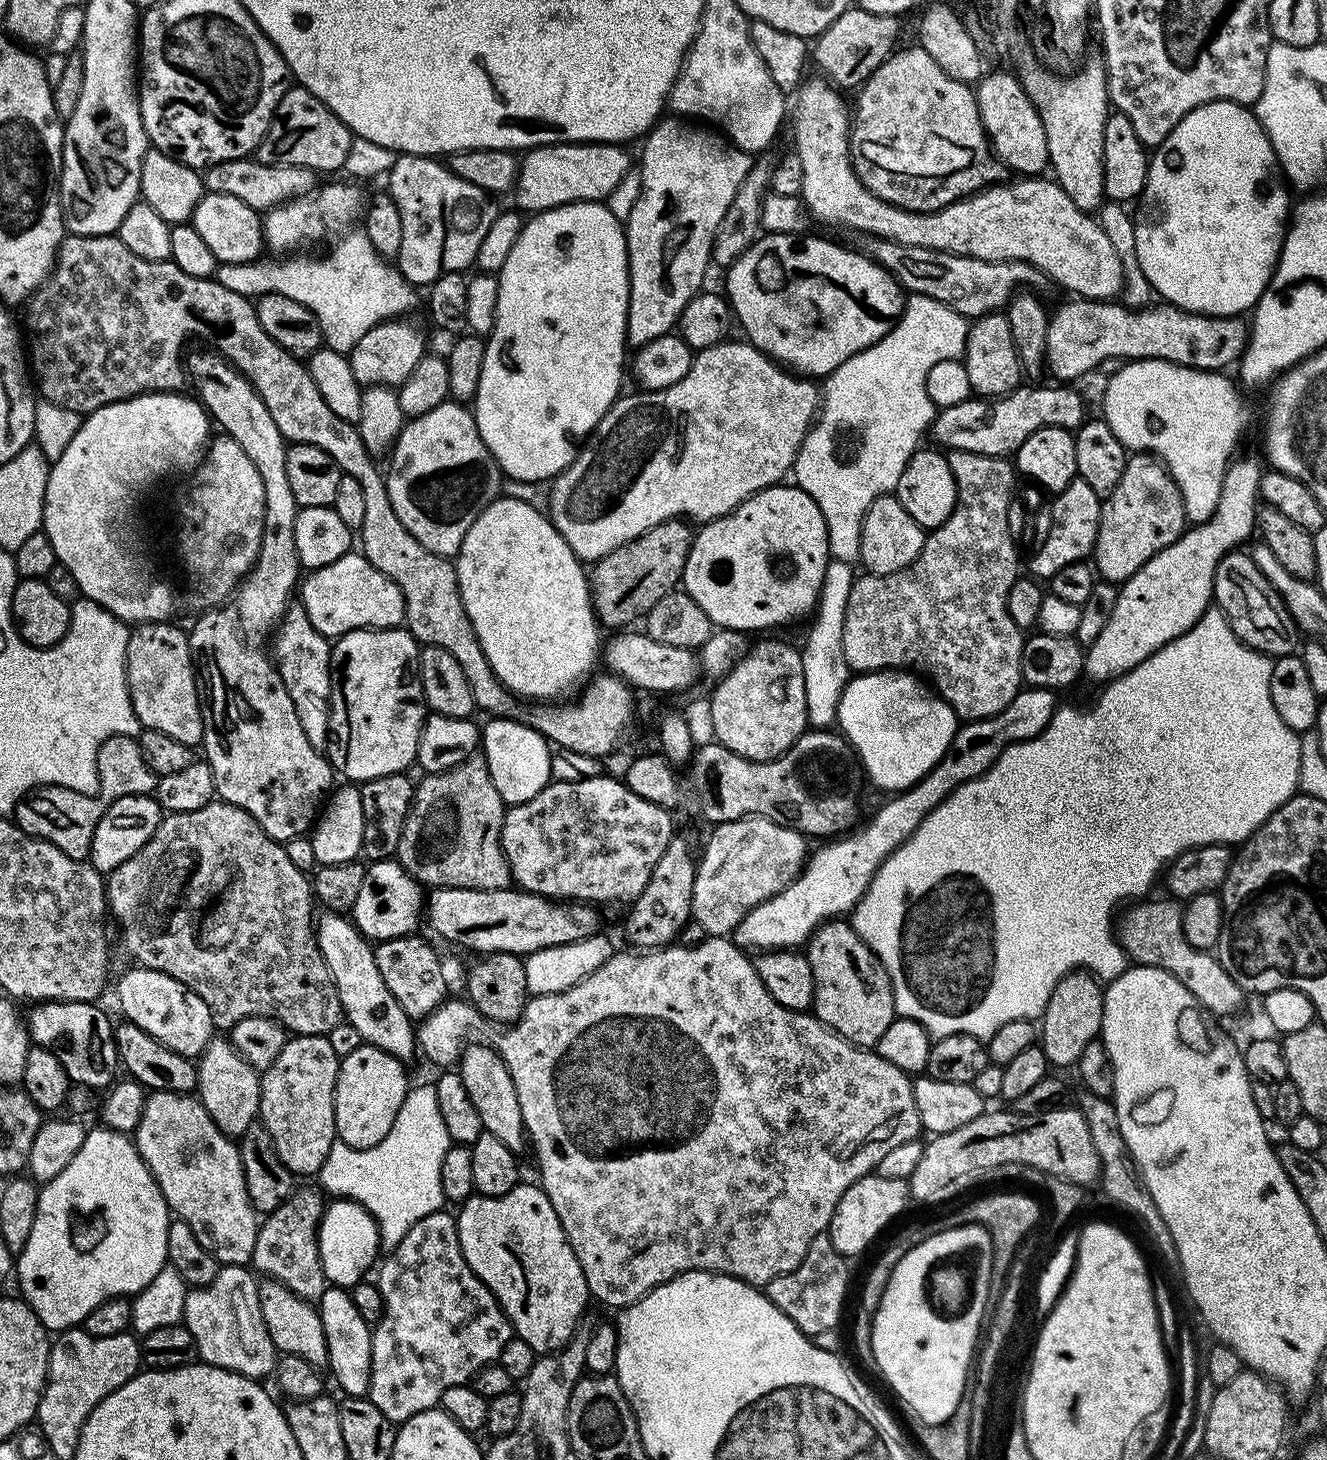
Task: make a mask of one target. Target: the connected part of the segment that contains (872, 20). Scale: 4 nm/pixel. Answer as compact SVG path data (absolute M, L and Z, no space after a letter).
M850 6L819 36L810 48L810 60L817 73L823 74L837 89L855 89L863 85L882 62L886 62L897 47L896 35L900 32L901 17L890 14L870 14L870 10Z

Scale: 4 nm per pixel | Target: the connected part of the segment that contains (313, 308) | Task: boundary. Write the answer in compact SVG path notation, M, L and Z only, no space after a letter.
M349 230L336 243L330 254L318 258L294 256L283 259L284 262L259 260L251 264L220 264L215 279L226 289L248 299L258 298L263 293L293 298L318 318L325 347L347 354L366 330L384 320L407 317L407 312L416 304L417 289L378 255L363 230Z

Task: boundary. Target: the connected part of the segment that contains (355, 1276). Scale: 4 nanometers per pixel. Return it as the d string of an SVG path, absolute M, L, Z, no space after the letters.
M336 1198L325 1207L324 1217L320 1219L320 1257L322 1258L322 1270L326 1274L329 1285L351 1290L368 1276L367 1272L373 1271L378 1257L381 1255L380 1231L376 1225L376 1219L368 1213L363 1206L355 1200Z

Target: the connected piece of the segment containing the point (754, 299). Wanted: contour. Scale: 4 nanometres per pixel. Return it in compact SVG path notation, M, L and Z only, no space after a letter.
M771 234L761 235L760 239L755 240L751 246L738 257L731 266L726 270L728 276L728 292L726 291L726 299L732 306L735 319L744 327L747 343L756 347L759 352L765 352L771 356L773 360L781 365L787 366L793 373L799 374L804 378L826 378L834 370L838 370L838 366L842 366L842 362L846 362L846 358L850 358L854 354L858 354L862 350L866 350L870 346L874 346L884 337L884 335L895 326L897 320L904 313L904 305L906 303L905 289L900 287L898 281L893 278L892 273L887 272L881 264L875 264L869 256L865 256L863 251L852 248L843 248L840 244L835 244L832 240L823 240L820 236L808 236L809 234Z

